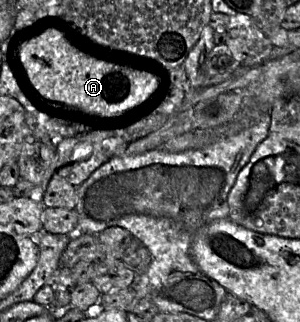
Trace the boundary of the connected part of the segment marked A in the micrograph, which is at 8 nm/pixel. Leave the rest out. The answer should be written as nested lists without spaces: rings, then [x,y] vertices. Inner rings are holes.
[[[54,28],[22,42],[18,48],[18,57],[34,92],[53,104],[84,115],[118,115],[146,102],[157,92],[157,78],[153,74],[88,56],[72,46]]]

